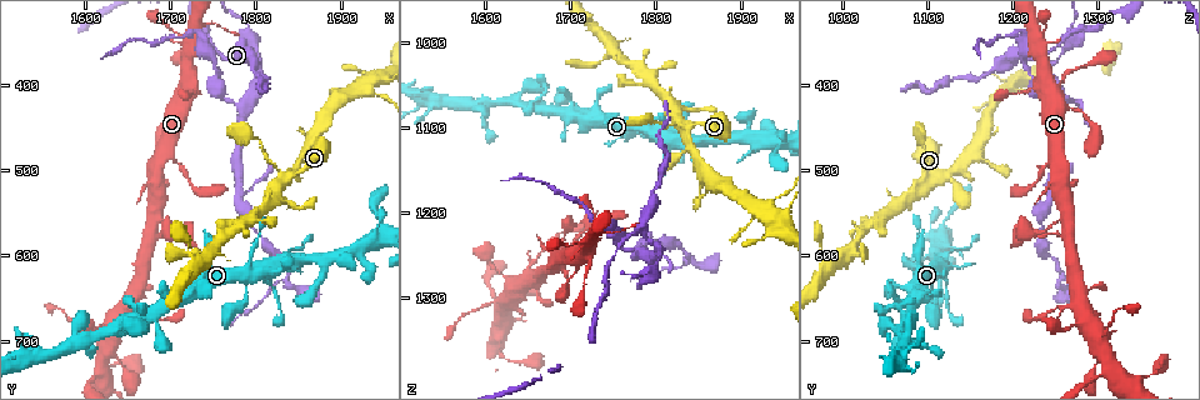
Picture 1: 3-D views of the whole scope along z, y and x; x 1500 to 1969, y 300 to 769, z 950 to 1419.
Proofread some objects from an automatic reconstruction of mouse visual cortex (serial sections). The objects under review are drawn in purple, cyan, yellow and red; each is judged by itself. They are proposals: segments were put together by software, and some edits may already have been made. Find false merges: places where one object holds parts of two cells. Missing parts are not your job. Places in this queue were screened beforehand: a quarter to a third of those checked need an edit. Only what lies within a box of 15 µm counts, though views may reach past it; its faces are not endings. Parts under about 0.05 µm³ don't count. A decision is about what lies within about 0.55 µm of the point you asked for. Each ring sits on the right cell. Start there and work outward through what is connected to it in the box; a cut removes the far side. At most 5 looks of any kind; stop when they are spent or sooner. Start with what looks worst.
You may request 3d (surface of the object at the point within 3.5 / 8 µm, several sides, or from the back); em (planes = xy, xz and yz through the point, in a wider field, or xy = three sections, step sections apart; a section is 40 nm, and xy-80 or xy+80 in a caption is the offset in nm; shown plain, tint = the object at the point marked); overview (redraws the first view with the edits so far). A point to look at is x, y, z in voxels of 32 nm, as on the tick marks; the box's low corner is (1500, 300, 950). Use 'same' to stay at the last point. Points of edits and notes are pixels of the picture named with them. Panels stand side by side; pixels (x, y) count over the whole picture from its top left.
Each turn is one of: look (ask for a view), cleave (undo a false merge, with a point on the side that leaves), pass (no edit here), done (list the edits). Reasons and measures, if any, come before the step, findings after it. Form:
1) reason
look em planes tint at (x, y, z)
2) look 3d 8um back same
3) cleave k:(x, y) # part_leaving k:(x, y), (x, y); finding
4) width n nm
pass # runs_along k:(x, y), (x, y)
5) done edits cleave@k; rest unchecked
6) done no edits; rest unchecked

thin neck
look 3d 3.5um at (1785, 425, 1245)

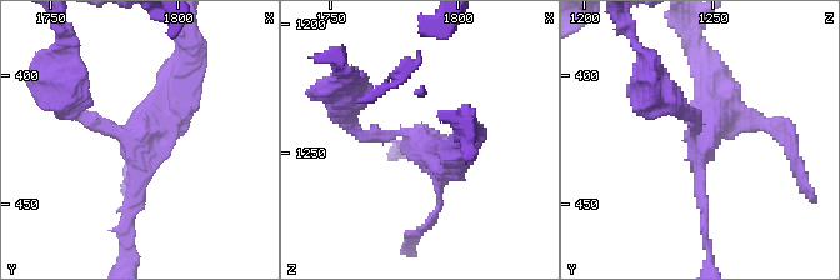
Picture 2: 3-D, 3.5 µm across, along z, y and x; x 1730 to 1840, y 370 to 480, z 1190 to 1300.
arms 3; arm_widths 150, 150, 400 nm; need the tissue
look em xy step 2 tint at (1785, 426, 1246)

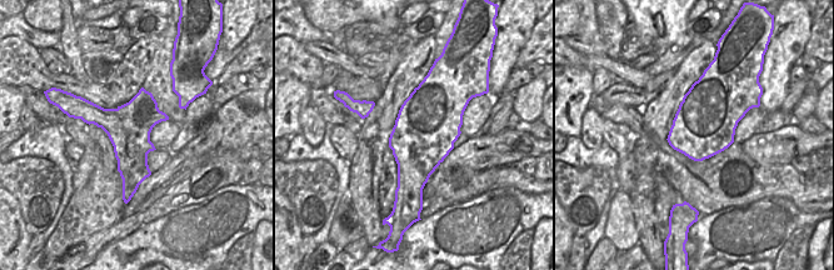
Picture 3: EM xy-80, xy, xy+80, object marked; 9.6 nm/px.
pass # runs_along 2:(180, 75), (138, 140), (126, 221); continuous, no second cell

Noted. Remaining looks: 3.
abrupt turn
look 3d 8um at (1730, 335, 1215)

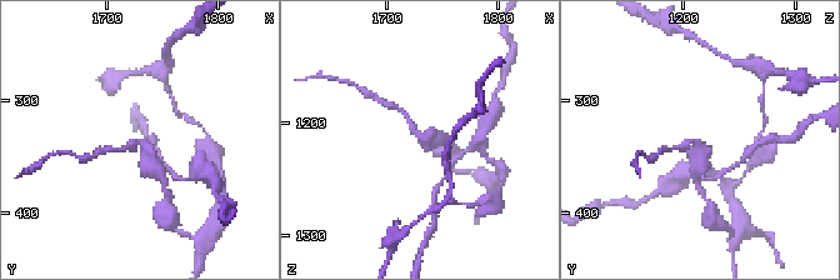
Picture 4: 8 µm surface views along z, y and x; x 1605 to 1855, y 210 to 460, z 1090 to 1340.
zoom in
look 3d 3.5um at (1732, 340, 1212)

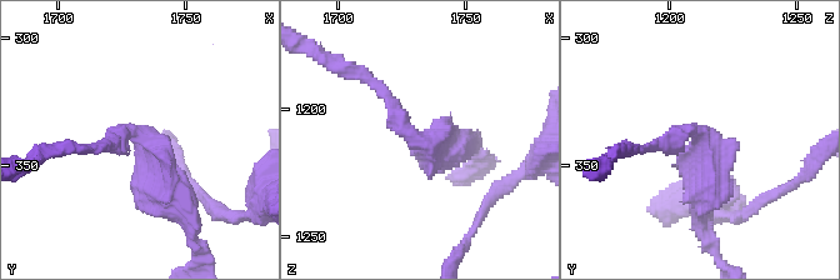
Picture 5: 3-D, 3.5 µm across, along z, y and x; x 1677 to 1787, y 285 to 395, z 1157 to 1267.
arm_widths 150, 400 nm; shape alone is not enough
look em planes tint at (1733, 339, 1214)

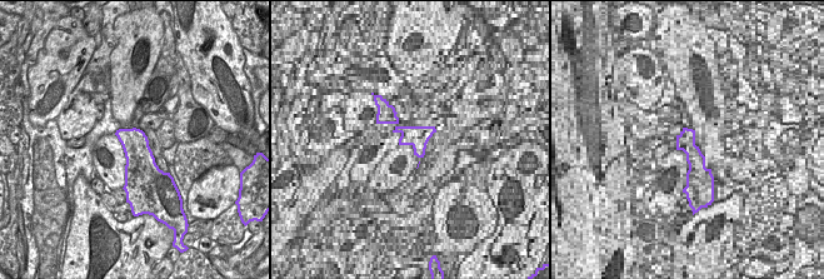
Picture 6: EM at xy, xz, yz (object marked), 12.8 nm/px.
pass # all the same cell

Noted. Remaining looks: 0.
done no edits; rest unchecked

